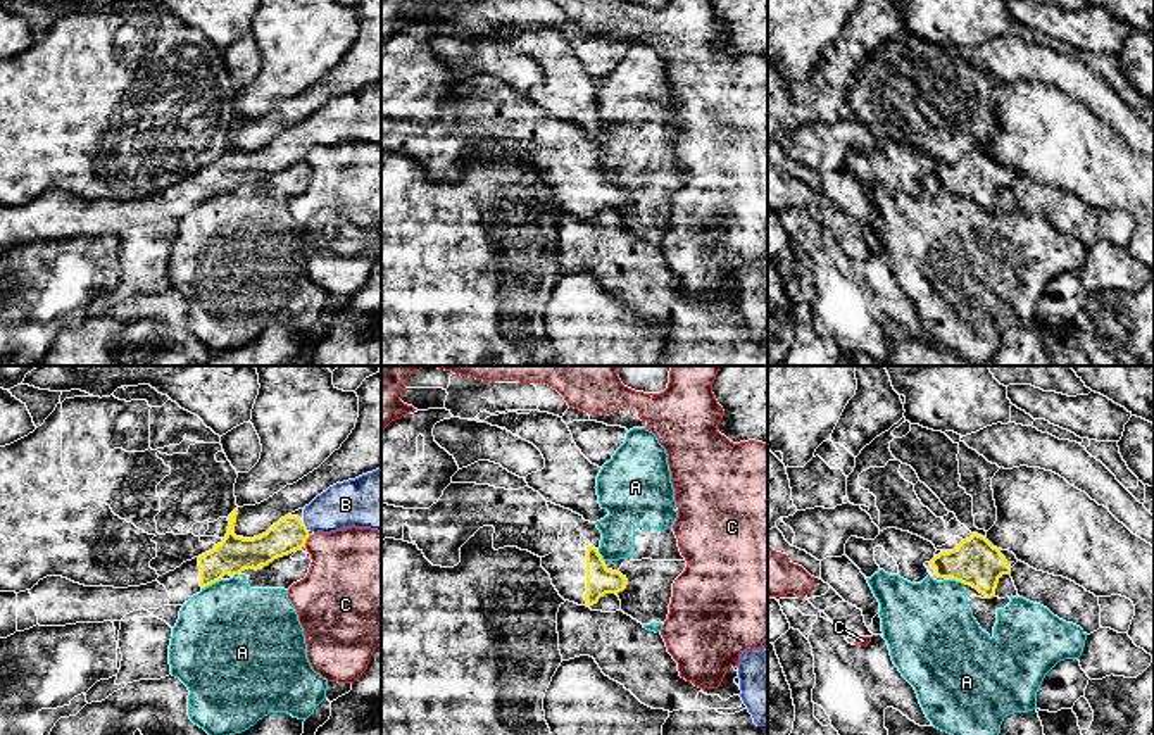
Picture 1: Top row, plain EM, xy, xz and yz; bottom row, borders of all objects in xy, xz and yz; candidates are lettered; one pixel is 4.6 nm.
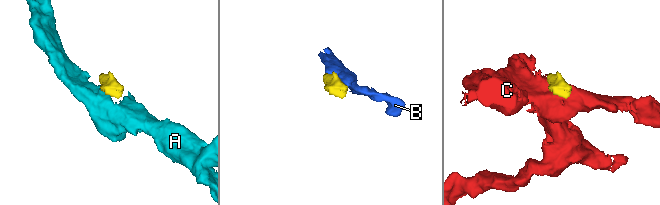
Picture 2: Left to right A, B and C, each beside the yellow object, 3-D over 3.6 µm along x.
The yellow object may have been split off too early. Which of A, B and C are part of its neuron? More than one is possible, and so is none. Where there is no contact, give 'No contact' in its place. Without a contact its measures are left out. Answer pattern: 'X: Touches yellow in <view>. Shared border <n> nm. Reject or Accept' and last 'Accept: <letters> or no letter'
A: Touches yellow in xy. Shared border 100 nm. Reject
B: Touches yellow in xy. Shared border 40 nm. Accept
C: Touches yellow in xy. Shared border 50 nm. Reject
Accept: B

